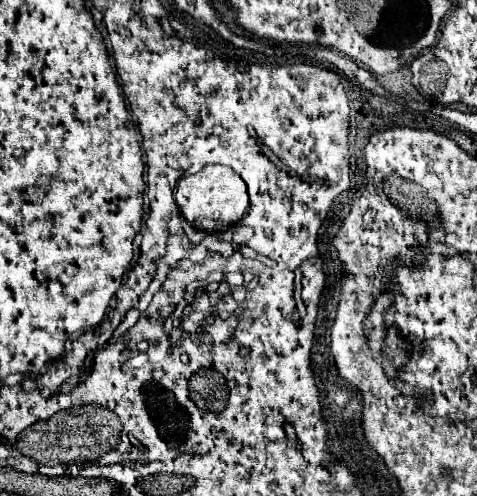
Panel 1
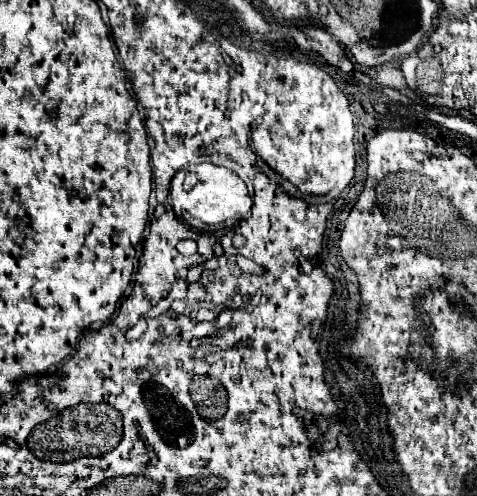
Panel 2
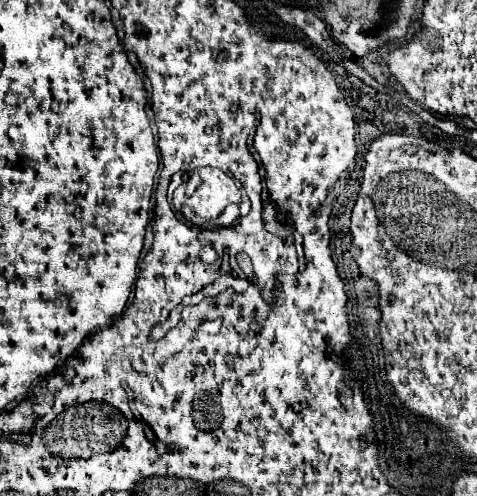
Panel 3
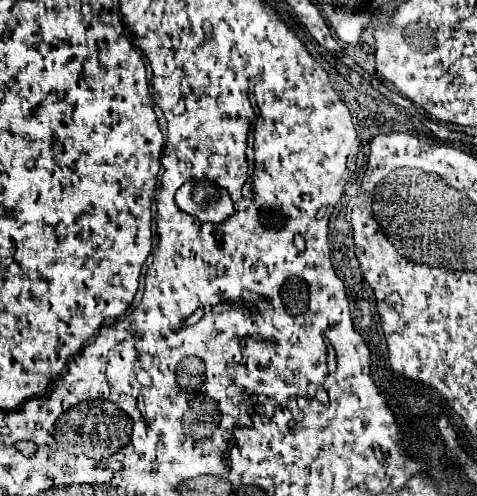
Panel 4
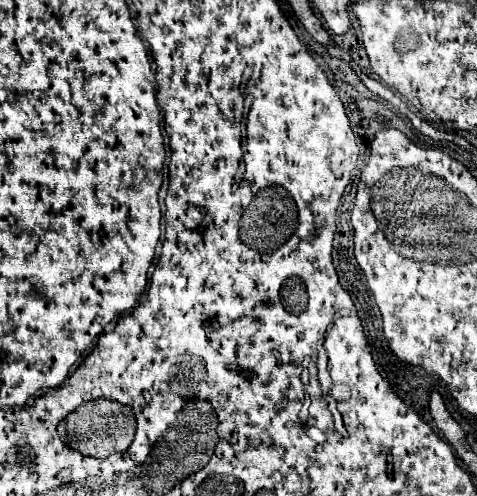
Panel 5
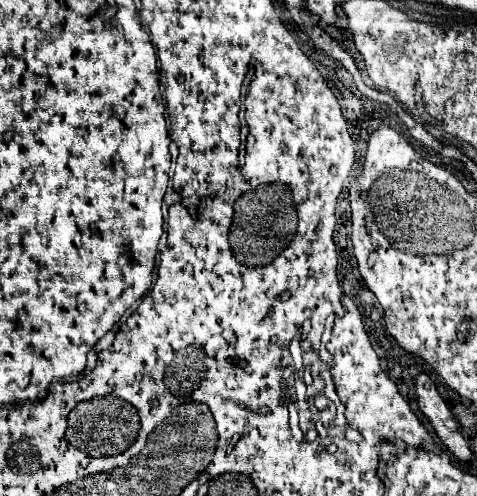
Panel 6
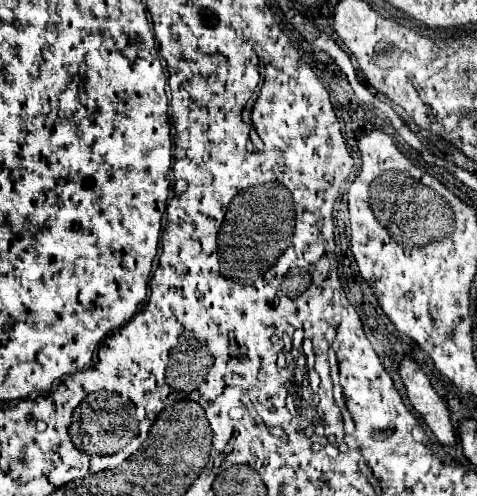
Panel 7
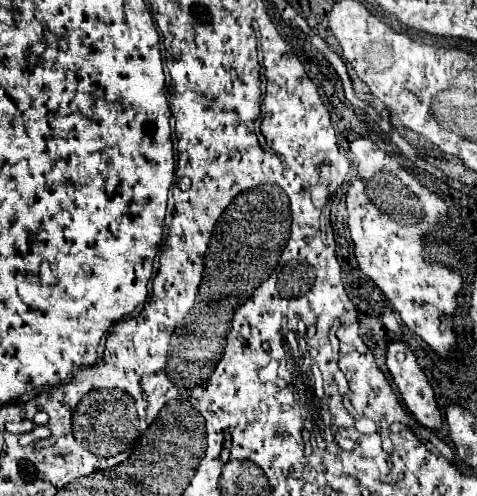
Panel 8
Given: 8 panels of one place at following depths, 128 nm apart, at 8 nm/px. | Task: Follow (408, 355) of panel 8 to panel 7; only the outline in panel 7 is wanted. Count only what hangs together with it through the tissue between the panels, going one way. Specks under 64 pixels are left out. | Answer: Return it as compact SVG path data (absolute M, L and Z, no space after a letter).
M404 358L404 362L400 364L400 376L406 386L410 404L420 412L420 416L434 432L434 436L440 440L440 444L454 448L458 438L450 420L450 412L442 402L442 398L432 388L426 374L420 370L420 366L414 360Z

